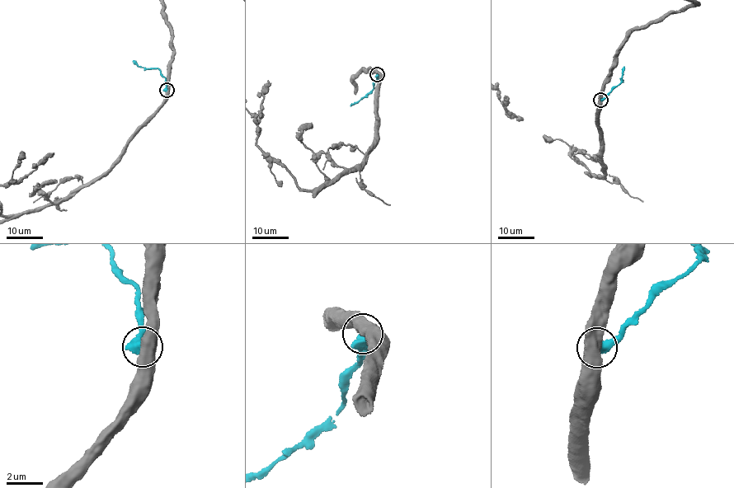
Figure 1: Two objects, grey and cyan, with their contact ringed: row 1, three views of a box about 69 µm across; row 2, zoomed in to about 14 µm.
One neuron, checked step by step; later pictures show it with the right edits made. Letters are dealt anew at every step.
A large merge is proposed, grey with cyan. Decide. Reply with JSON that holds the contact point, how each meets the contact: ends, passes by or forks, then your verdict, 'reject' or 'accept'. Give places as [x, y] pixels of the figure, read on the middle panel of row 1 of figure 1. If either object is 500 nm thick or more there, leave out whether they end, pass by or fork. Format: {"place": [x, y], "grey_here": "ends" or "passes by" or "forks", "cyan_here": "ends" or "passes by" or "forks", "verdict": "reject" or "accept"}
{"place": [377, 74], "verdict": "reject"}

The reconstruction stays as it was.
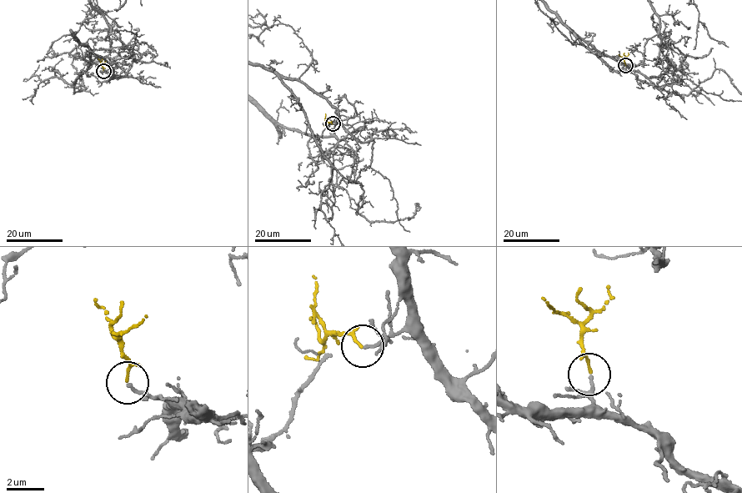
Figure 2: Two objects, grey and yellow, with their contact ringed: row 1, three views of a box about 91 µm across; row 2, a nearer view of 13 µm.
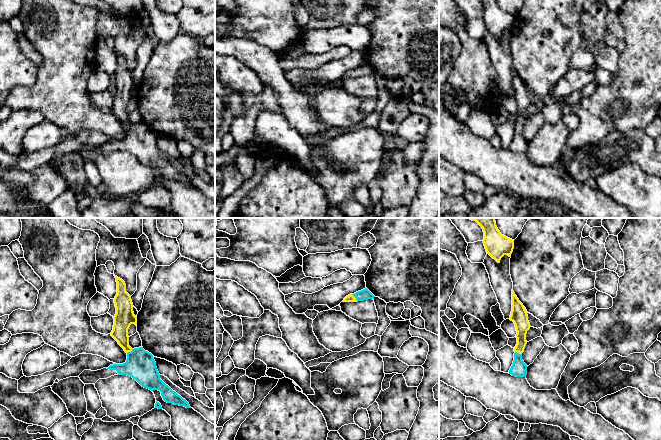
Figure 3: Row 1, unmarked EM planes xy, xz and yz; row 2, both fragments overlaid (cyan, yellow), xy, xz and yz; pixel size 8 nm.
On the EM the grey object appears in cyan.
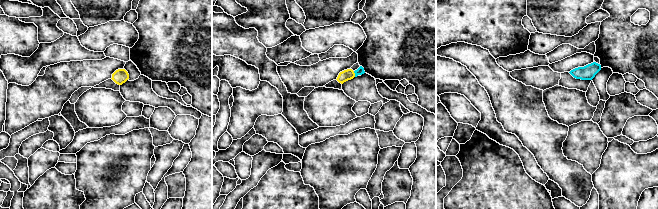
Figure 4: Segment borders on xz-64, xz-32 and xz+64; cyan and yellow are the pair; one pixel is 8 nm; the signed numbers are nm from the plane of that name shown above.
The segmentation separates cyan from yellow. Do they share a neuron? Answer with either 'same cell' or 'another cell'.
same cell

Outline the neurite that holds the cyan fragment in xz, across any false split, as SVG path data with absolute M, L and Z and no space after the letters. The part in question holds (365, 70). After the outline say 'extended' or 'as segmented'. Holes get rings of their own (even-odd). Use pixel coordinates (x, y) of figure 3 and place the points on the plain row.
M365 64L354 70L350 70L346 72L342 78L358 78L358 77L364 77L368 75L374 75L374 73L375 72L367 64Z | extended

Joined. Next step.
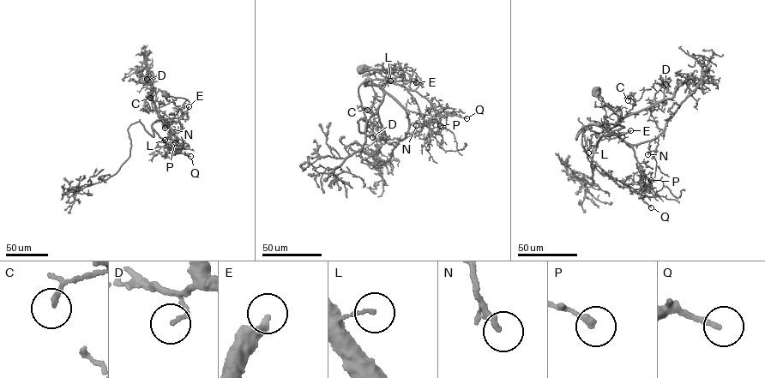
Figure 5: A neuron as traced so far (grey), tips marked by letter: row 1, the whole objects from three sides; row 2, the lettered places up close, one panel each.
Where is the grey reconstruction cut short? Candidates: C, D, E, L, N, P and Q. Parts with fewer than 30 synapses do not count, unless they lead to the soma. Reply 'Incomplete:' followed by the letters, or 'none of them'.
Incomplete: E, Q

